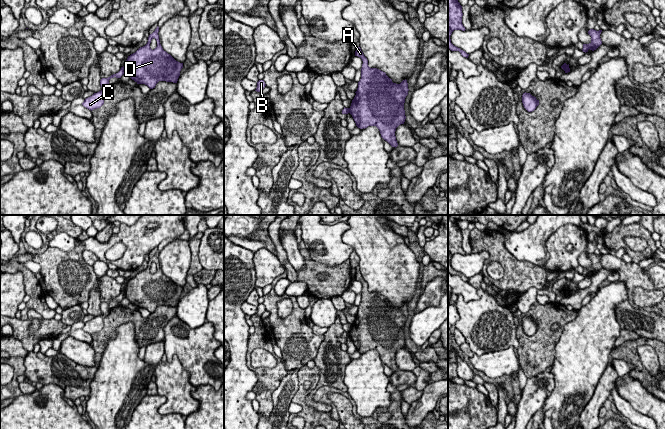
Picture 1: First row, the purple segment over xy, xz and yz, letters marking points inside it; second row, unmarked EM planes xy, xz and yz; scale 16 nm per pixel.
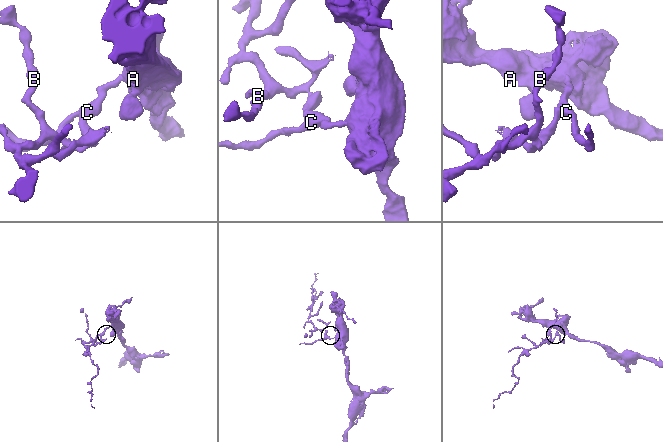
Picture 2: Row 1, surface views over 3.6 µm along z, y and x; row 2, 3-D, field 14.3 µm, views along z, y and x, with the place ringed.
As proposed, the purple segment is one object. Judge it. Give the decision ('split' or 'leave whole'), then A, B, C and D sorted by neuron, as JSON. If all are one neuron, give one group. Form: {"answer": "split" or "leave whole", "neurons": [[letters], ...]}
{"answer": "split", "neurons": [["A", "D"], ["B", "C"]]}

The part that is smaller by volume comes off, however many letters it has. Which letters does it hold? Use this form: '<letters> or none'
B, C

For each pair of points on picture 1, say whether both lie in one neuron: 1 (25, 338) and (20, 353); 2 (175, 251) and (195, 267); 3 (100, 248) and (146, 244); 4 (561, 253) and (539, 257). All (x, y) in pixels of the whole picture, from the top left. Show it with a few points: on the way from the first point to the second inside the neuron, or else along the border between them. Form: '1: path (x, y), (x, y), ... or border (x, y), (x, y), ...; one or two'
1: border (12, 335), (28, 351); two
2: border (187, 241), (190, 247), (188, 274); two
3: path (111, 242), (115, 238), (135, 238); one
4: border (554, 232), (546, 241), (549, 258), (544, 268); two

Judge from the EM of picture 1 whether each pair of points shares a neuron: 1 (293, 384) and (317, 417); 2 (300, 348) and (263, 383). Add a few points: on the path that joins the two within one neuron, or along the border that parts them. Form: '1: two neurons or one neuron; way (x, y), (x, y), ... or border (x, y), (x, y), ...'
1: two neurons; border (297, 372), (298, 389), (291, 401)
2: two neurons; border (284, 368), (288, 371)

